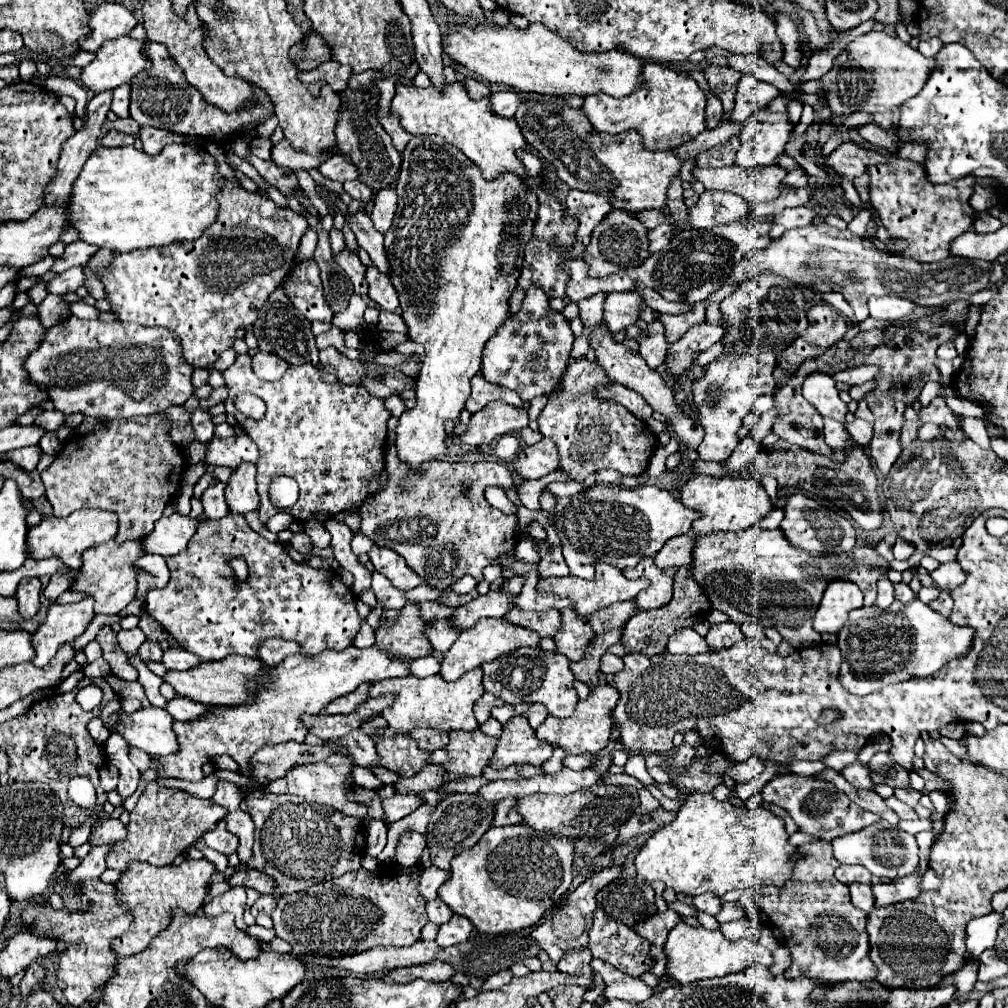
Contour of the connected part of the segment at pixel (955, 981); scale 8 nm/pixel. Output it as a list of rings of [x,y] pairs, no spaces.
[[[968,961],[964,969],[956,971],[954,975],[946,975],[939,985],[956,985],[956,997],[966,997],[972,991],[974,983],[976,983],[976,975],[978,975],[976,961]]]

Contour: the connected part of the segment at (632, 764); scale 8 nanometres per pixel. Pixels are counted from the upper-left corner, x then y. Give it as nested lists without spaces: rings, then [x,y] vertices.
[[[632,755],[632,757],[628,759],[628,763],[624,765],[624,771],[626,771],[628,775],[640,779],[640,781],[646,783],[646,785],[652,785],[652,783],[654,783],[654,779],[652,779],[652,777],[648,775],[648,771],[646,771],[644,755],[642,755],[642,757],[640,757],[640,755]]]

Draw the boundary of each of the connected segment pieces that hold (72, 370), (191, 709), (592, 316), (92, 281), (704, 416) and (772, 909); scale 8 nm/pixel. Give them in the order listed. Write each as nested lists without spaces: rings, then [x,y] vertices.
[[[68,317],[58,325],[46,329],[40,347],[32,351],[24,363],[28,377],[36,387],[46,389],[56,411],[64,415],[82,413],[100,419],[130,419],[136,415],[162,413],[172,405],[182,405],[192,397],[192,371],[194,367],[182,357],[182,347],[174,335],[164,327],[144,327],[138,323],[122,321],[84,321]]]
[[[176,697],[176,699],[172,699],[172,701],[166,703],[166,711],[174,719],[178,719],[178,721],[192,721],[192,719],[204,715],[206,709],[210,709],[210,707],[202,705],[202,703],[194,703],[194,701],[182,699],[182,697]]]
[[[596,293],[596,295],[586,297],[586,299],[582,299],[578,303],[580,309],[582,309],[580,315],[584,317],[584,323],[588,323],[584,327],[592,327],[594,323],[598,323],[602,319],[602,303],[604,303],[604,299],[606,299],[606,293]]]
[[[91,272],[87,273],[87,279],[84,283],[84,287],[88,289],[88,293],[90,293],[94,299],[106,299],[106,295],[104,295],[104,293],[106,293],[106,291],[104,291],[104,285]]]
[[[774,351],[758,355],[728,355],[712,361],[706,367],[706,375],[694,381],[694,403],[698,409],[700,425],[704,425],[704,441],[698,447],[698,459],[702,461],[726,461],[738,445],[736,431],[742,425],[746,413],[752,411],[756,397],[770,395],[776,389],[772,371],[776,367]]]
[[[804,845],[802,849],[806,853],[814,853],[816,849],[816,863],[812,863],[812,857],[806,863],[798,863],[796,873],[788,881],[788,889],[746,889],[738,905],[748,917],[760,919],[780,931],[784,939],[796,939],[796,949],[792,949],[792,967],[786,971],[786,977],[808,975],[830,983],[874,981],[878,971],[868,955],[868,915],[850,903],[848,887],[834,877],[838,861],[832,859],[832,855],[824,855],[824,849],[820,851],[816,845]]]

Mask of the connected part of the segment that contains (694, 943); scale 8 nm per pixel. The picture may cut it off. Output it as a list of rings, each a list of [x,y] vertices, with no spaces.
[[[680,921],[670,933],[668,933],[668,941],[664,945],[666,955],[668,955],[668,965],[666,971],[668,975],[680,983],[680,985],[688,985],[692,981],[698,979],[710,979],[710,977],[724,977],[736,971],[742,971],[754,963],[766,963],[772,965],[772,955],[760,945],[758,941],[758,933],[746,937],[746,939],[738,939],[738,941],[728,941],[718,929],[710,931],[702,925],[692,927],[684,921]]]

